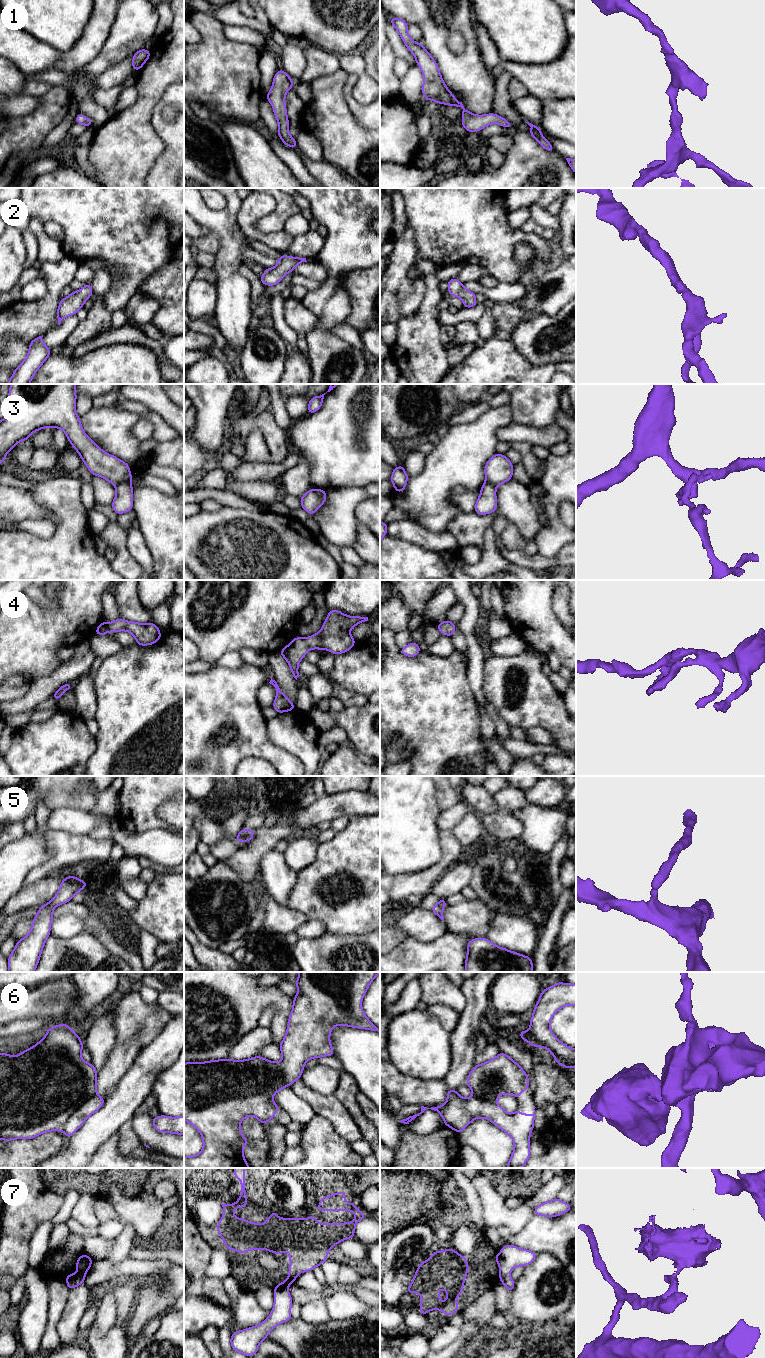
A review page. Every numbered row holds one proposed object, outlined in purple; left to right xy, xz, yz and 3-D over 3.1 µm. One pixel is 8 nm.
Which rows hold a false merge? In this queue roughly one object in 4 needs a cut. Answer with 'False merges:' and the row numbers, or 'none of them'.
False merges: 3, 7

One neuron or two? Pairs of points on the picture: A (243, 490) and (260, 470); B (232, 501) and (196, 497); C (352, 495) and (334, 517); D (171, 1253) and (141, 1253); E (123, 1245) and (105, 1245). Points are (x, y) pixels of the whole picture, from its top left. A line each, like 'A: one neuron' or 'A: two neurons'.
A: two neurons
B: one neuron
C: one neuron
D: one neuron
E: two neurons

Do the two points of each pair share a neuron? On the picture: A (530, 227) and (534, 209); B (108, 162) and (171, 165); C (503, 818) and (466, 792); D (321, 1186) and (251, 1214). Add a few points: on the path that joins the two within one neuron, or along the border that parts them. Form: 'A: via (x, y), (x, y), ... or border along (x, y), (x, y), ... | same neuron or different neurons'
A: border along (530, 217), (539, 224), (551, 229) | different neurons
B: border along (162, 142), (164, 150), (156, 159), (146, 177) | different neurons
C: via (494, 809), (484, 799), (475, 796) | same neuron
D: via (312, 1207), (303, 1220), (272, 1221) | same neuron

